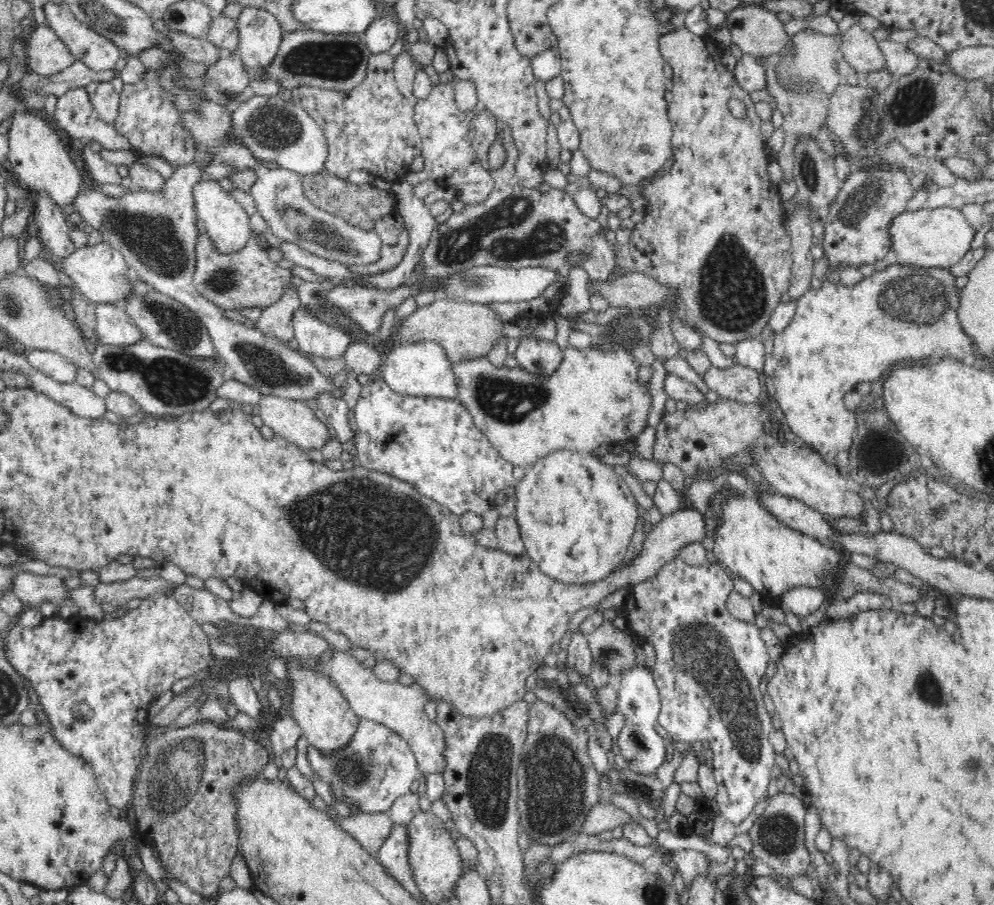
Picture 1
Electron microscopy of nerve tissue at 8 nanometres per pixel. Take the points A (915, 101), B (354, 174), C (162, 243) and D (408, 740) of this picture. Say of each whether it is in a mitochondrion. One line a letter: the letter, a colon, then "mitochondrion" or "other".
A: mitochondrion
B: other
C: mitochondrion
D: other

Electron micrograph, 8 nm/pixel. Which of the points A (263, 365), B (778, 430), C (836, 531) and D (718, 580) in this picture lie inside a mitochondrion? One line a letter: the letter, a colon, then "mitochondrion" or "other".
A: mitochondrion
B: other
C: other
D: other

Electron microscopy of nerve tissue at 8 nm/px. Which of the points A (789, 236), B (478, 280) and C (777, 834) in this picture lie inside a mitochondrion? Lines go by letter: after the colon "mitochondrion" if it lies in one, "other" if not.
A: other
B: mitochondrion
C: mitochondrion

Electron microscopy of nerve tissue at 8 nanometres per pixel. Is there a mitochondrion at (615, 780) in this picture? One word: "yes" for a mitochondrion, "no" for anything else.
yes

